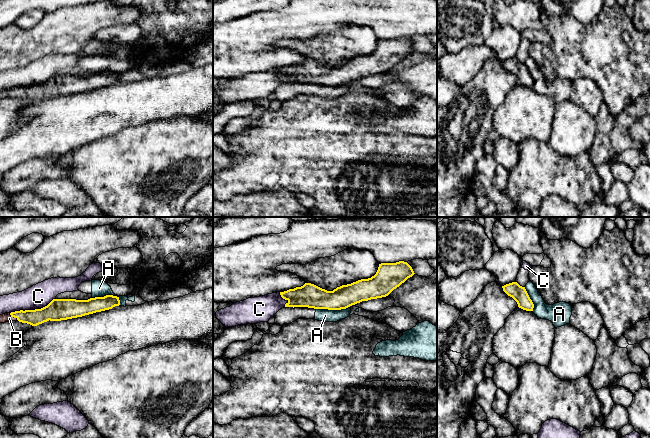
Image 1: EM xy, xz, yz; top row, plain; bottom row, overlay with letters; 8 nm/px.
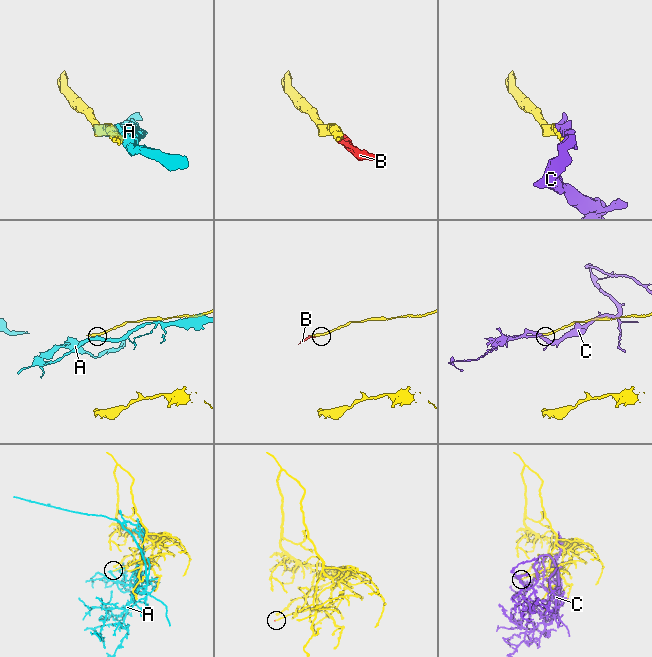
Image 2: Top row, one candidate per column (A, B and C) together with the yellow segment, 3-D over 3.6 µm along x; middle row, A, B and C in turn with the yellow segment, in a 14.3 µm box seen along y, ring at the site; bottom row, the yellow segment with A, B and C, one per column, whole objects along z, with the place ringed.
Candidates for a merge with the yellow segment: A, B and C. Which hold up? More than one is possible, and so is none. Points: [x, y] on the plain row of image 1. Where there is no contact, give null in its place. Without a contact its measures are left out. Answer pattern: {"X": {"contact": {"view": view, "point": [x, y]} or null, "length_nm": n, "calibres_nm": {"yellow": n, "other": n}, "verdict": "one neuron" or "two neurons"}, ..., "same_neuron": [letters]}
{"A": {"contact": {"view": "xy", "point": [108, 71]}, "length_nm": 240, "calibres_nm": {"yellow": 130, "other": 130}, "verdict": "two neurons"}, "B": {"contact": {"view": "xy", "point": [14, 93]}, "length_nm": 100, "calibres_nm": {"yellow": 130, "other": 70}, "verdict": "one neuron"}, "C": {"contact": {"view": "xy", "point": [32, 86]}, "length_nm": 380, "calibres_nm": {"yellow": 180, "other": 190}, "verdict": "two neurons"}, "same_neuron": ["B"]}

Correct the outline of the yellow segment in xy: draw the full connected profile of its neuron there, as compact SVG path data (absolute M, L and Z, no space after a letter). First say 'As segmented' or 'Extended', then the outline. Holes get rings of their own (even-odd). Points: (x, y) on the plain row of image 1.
Extended. M106 71L88 76L53 75L47 82L35 86L20 86L0 91L0 99L19 97L37 102L47 97L61 97L112 85L120 81L119 73Z

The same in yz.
As segmented. M512 58L502 62L502 64L508 72L517 78L519 84L526 87L533 87L534 80L525 63L520 62L517 58Z

